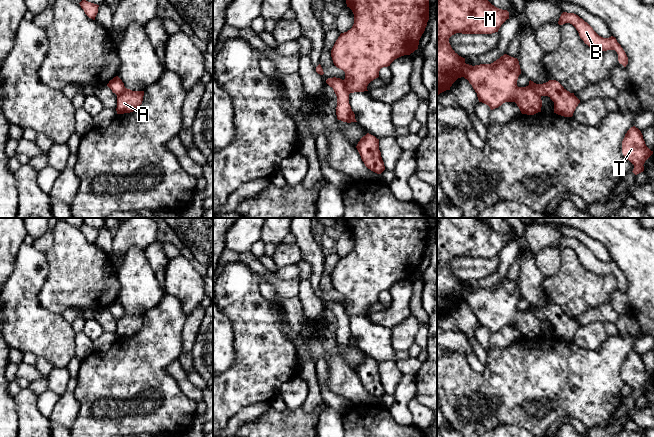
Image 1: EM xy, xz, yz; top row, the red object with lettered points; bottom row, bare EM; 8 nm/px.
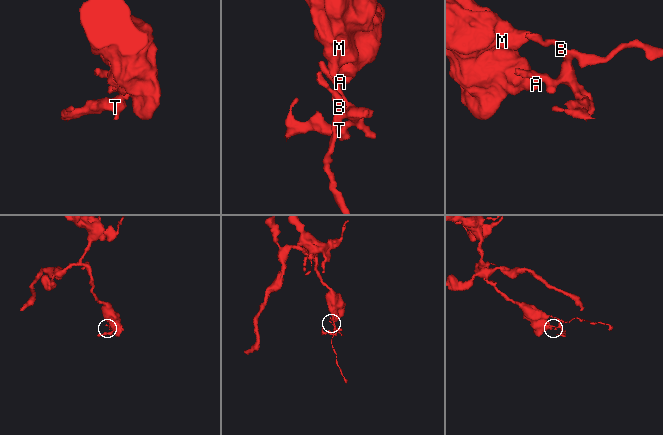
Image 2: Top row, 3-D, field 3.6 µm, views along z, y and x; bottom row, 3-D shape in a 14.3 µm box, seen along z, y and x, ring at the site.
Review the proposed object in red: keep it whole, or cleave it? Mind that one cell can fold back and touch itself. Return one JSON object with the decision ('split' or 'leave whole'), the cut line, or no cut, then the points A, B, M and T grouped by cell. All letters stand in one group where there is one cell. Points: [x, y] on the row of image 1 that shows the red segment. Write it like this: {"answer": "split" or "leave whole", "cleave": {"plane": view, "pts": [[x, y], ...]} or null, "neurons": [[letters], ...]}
{"answer": "split", "cleave": {"plane": "yz", "pts": [[528, 85], [540, 97]]}, "neurons": [["A", "M"], ["B", "T"]]}

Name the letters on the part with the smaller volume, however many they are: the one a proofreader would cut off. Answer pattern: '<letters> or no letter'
B, T

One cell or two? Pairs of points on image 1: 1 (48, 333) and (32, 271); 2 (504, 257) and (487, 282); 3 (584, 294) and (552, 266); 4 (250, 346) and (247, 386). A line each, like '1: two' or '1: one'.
1: one
2: one
3: two
4: one

